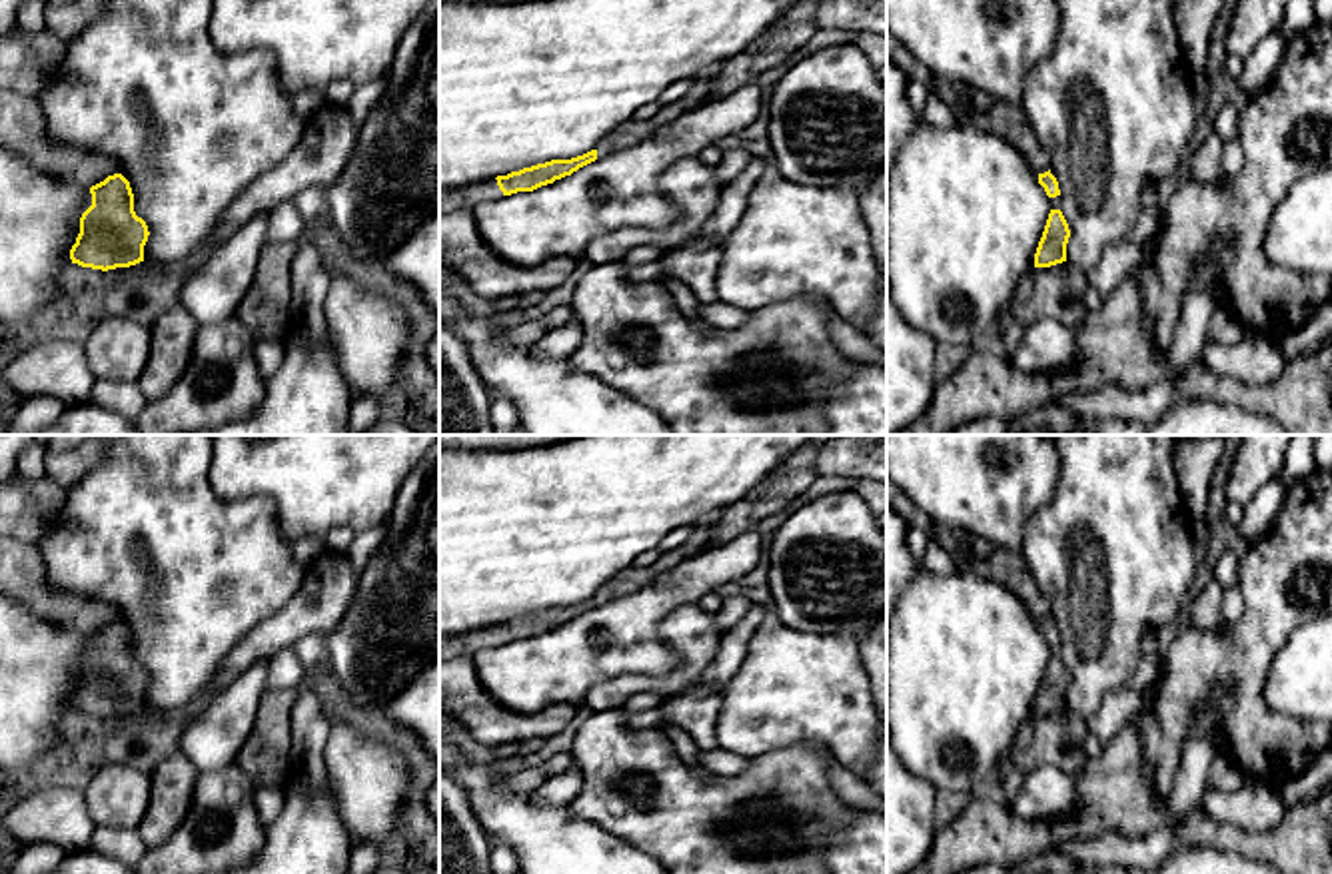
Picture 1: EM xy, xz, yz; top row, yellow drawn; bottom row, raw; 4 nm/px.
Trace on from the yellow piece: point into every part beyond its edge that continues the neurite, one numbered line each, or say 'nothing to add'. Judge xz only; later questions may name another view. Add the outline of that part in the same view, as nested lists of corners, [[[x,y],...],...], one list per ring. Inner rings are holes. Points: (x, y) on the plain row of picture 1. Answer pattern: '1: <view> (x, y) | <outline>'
1: xz (628, 581) | [[[717,517],[699,521],[693,529],[693,537],[687,545],[681,545],[673,551],[665,551],[651,567],[627,567],[619,571],[611,581],[607,581],[597,591],[597,607],[611,603],[615,599],[627,597],[653,583],[661,573],[677,567],[681,561],[709,547]]]
2: xz (468, 643) | [[[497,627],[465,631],[461,635],[439,635],[439,662],[457,656],[471,656],[483,649],[503,647]]]

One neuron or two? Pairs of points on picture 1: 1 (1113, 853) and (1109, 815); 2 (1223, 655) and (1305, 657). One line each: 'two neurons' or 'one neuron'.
1: two neurons
2: two neurons

